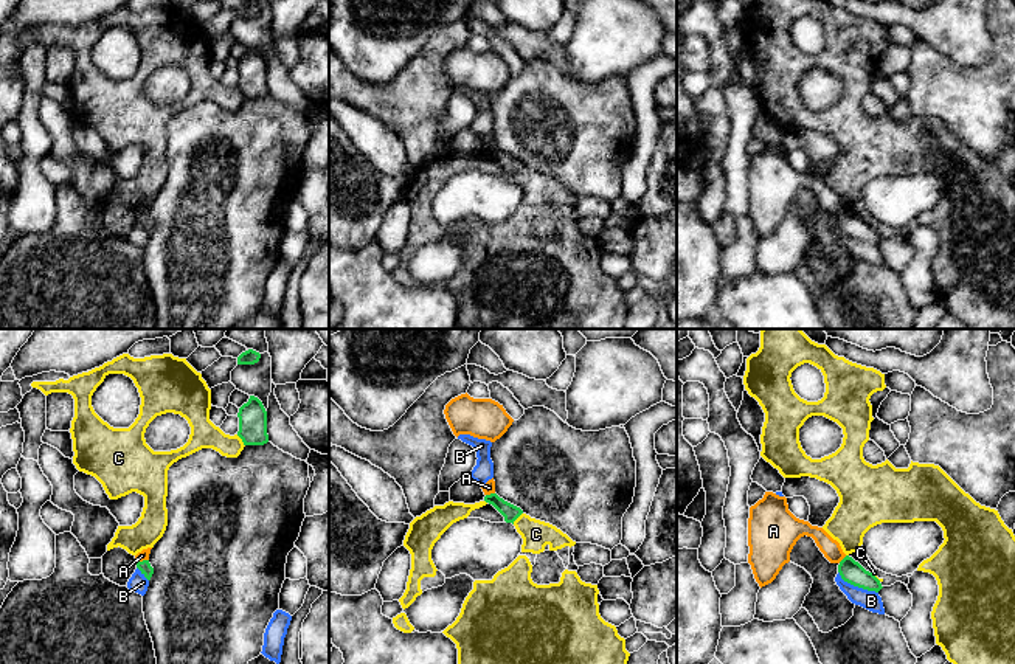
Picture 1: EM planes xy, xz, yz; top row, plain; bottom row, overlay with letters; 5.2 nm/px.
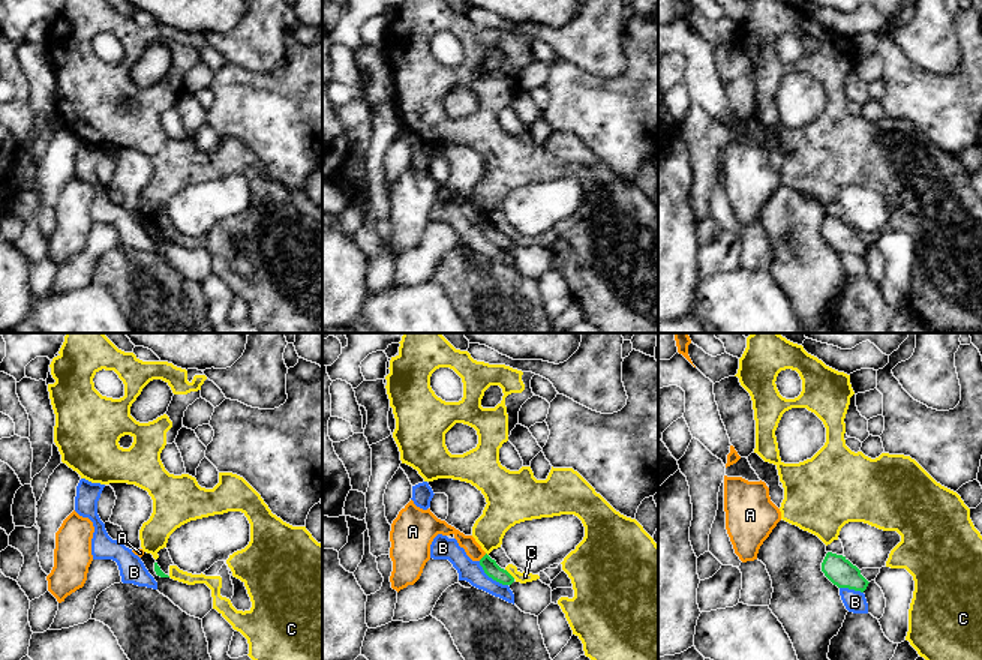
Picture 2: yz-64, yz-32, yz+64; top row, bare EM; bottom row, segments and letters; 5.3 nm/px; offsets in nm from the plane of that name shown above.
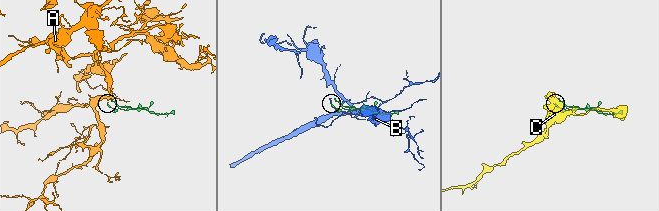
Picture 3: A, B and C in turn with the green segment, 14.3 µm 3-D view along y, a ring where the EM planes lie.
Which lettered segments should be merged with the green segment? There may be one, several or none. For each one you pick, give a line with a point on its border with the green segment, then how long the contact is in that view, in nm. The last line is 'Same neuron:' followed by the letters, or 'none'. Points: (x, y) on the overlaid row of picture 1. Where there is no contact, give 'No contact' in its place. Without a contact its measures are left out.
Same neuron: none

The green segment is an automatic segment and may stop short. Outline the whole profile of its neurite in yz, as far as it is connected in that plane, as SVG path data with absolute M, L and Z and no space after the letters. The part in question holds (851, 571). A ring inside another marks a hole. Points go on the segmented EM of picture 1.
M846 555L840 562L838 572L844 582L854 586L875 593L878 593L883 588L880 580L872 572L866 571L858 562L855 562L849 555Z

